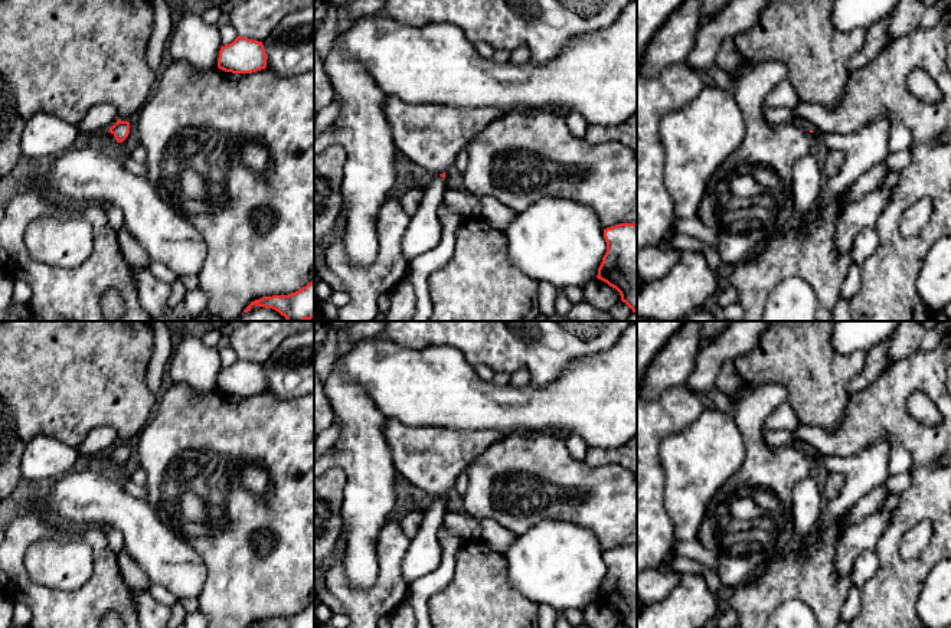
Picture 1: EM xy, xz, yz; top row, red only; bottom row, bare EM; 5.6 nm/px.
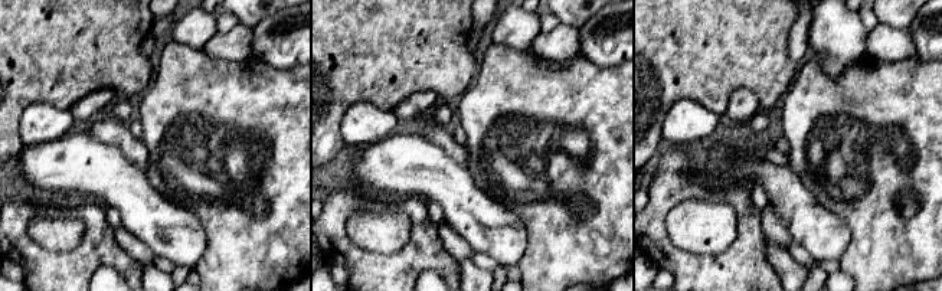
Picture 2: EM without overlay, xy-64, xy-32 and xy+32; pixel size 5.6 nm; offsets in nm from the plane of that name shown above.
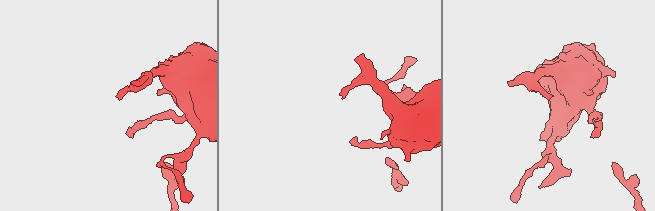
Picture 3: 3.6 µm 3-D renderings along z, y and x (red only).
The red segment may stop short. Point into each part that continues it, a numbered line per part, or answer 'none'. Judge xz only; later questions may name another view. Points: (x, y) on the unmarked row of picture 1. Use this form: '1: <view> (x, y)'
1: xz (422, 556)

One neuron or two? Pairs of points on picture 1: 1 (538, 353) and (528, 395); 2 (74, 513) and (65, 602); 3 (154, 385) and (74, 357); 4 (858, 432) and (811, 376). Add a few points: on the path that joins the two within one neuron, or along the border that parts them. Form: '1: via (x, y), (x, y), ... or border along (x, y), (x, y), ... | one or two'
1: border along (562, 370), (556, 379), (543, 386), (530, 383) | two
2: border along (58, 522), (74, 529), (101, 527), (105, 532) | two
3: border along (152, 349), (146, 385), (156, 395) | two
4: border along (850, 393), (843, 419), (836, 429), (811, 427) | two

